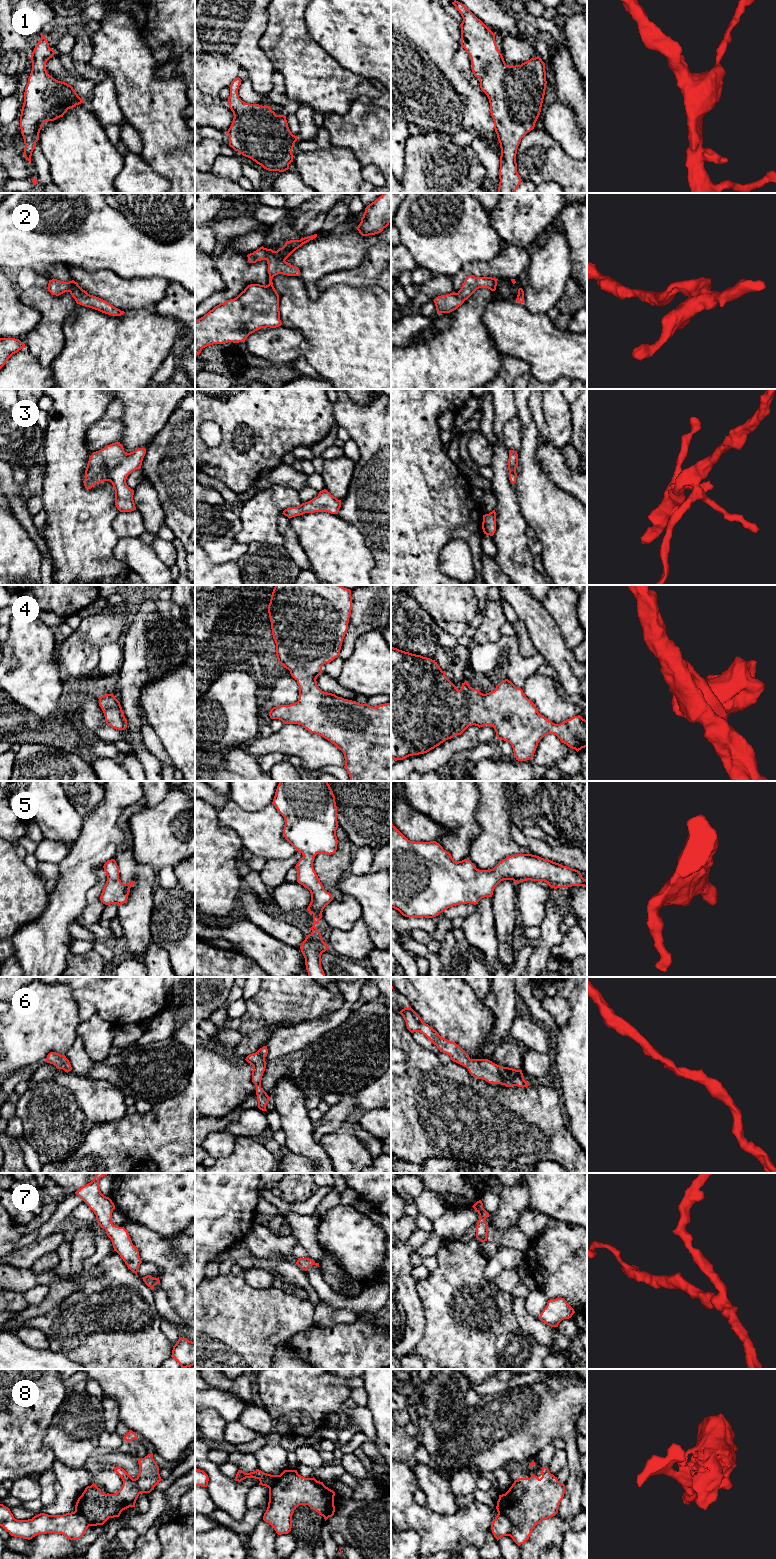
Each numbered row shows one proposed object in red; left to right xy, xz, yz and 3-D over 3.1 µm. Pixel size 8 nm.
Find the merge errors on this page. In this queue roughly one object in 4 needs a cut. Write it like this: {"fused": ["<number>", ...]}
{"fused": ["8"]}

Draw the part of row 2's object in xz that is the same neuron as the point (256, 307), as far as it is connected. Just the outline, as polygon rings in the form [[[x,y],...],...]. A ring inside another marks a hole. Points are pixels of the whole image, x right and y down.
[[[314,234],[300,240],[290,240],[277,251],[262,246],[248,254],[249,263],[267,261],[269,284],[250,284],[236,298],[220,303],[195,320],[195,356],[207,346],[228,342],[244,343],[250,334],[261,328],[281,326],[279,295],[272,279],[278,274],[299,276],[299,268],[285,260],[316,237],[317,234]]]

